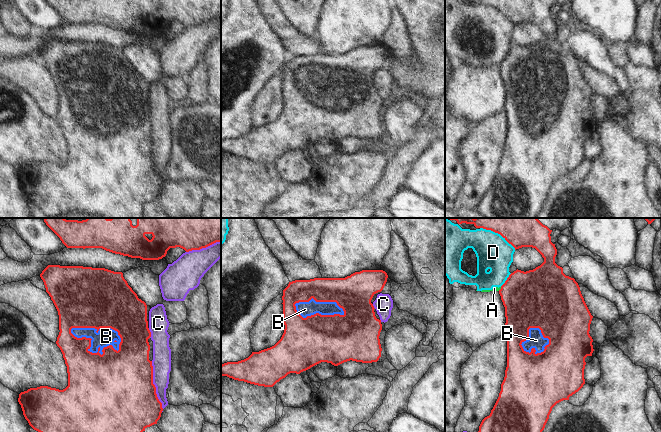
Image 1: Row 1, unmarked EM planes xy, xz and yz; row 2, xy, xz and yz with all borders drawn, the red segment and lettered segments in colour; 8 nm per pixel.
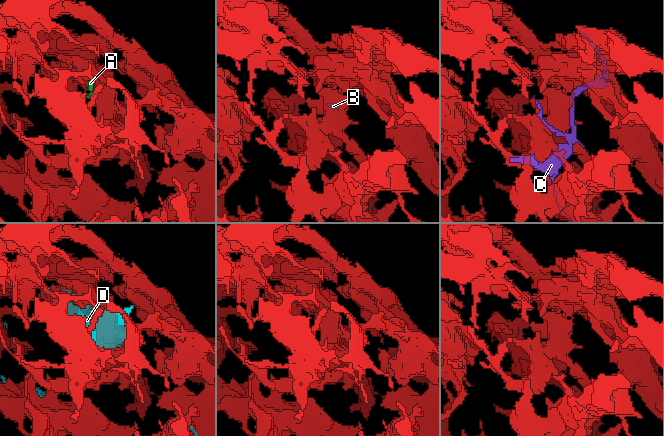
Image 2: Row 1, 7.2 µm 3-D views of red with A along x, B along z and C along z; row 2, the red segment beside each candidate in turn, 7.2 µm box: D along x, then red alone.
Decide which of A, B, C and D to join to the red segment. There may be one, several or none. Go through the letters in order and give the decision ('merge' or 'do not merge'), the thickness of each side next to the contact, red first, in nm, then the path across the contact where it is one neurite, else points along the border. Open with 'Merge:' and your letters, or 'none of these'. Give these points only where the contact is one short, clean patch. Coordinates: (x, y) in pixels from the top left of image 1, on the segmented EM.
Merge: B
A: do not merge; calibres 420 and 30 nm; border yz (501, 287), (498, 290)
B: merge; calibres 480 and 140 nm
C: do not merge; calibres 500 and 150 nm
D: do not merge; calibres 360 and 280 nm

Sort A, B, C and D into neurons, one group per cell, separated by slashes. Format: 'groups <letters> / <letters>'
groups A D / B / C

